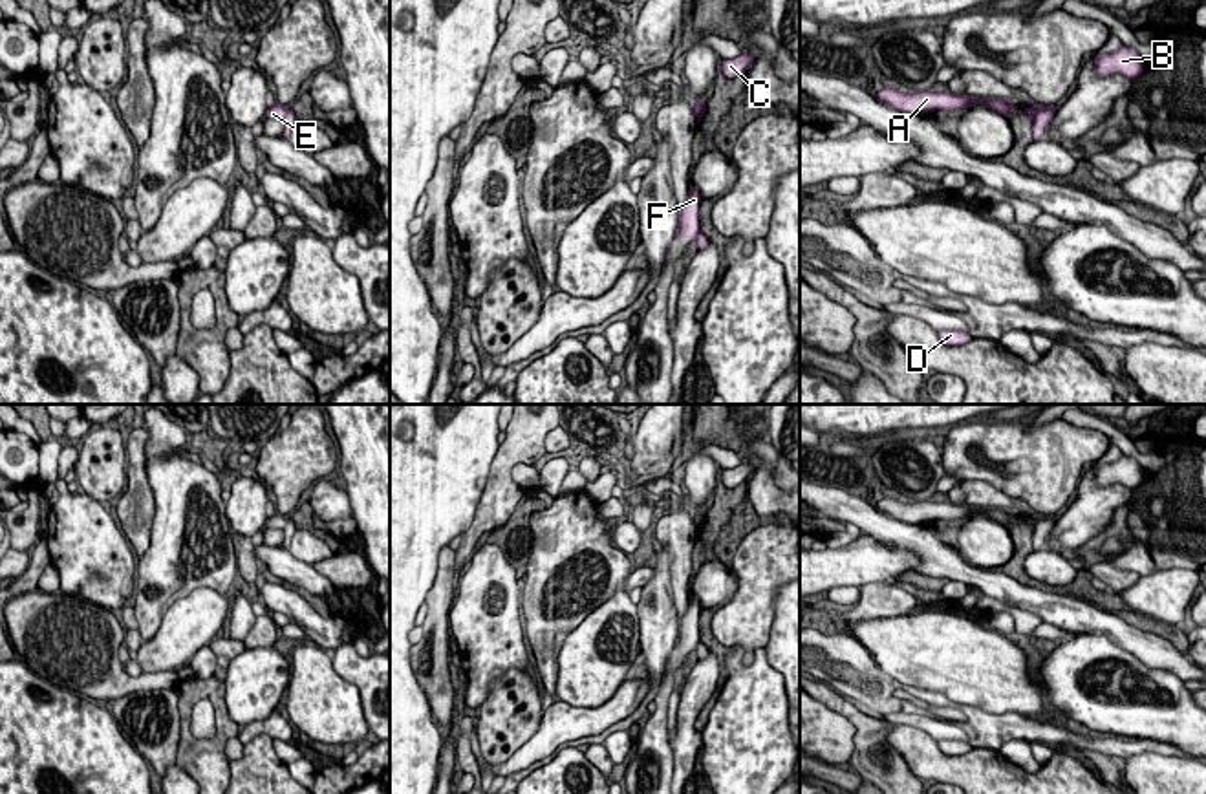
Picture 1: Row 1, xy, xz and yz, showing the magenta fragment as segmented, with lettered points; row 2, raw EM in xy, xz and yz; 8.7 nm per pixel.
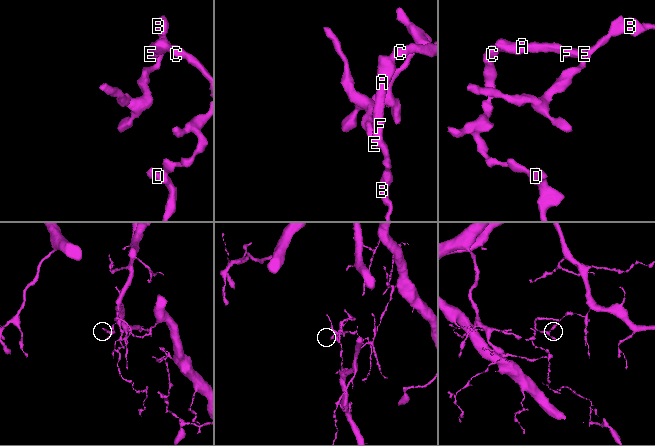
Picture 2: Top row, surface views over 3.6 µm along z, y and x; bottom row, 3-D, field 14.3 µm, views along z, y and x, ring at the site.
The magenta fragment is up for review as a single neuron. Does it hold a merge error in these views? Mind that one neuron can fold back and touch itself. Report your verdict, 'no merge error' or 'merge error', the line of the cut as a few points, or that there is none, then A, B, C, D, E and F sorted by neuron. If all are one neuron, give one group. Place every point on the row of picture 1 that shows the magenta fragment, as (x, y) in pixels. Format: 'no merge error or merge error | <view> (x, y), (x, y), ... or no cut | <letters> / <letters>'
merge error | xy (288, 108), (282, 118) | A C D E F / B

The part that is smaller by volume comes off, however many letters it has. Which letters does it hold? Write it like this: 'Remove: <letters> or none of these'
Remove: A, C, D, E, F

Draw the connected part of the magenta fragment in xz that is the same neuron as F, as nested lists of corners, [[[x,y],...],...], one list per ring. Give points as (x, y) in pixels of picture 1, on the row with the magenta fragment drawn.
[[[690,185],[684,207],[679,212],[679,229],[675,238],[694,238],[699,234],[699,192]]]

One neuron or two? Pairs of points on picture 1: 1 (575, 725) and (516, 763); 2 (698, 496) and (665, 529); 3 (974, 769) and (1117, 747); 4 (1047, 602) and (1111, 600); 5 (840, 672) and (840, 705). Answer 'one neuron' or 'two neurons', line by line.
1: one neuron
2: two neurons
3: two neurons
4: two neurons
5: two neurons

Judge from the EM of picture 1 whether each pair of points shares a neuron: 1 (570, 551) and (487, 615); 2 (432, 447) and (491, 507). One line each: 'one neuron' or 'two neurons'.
1: two neurons
2: two neurons

